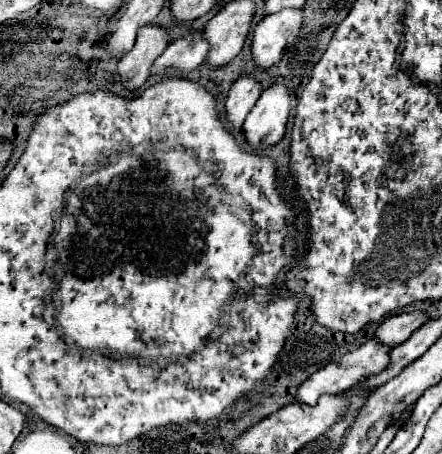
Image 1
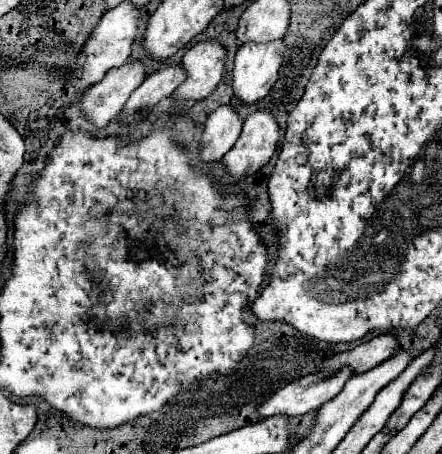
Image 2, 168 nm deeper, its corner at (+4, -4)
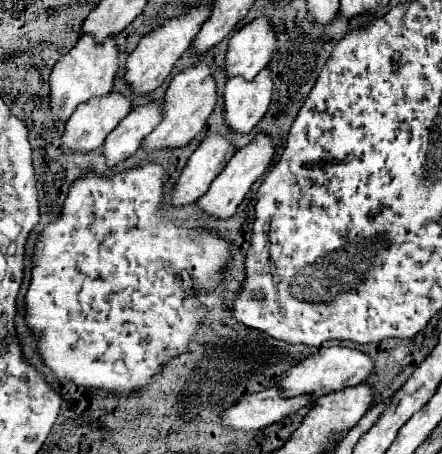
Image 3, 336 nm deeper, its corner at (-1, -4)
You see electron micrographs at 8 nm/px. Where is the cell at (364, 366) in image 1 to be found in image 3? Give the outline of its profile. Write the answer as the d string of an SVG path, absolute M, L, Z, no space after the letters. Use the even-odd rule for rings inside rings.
M271 387L261 393L245 395L237 405L233 405L223 413L221 423L225 427L243 429L243 431L263 429L267 425L283 421L285 417L297 413L303 407L309 407L311 403L313 403L311 395L285 397L283 391Z

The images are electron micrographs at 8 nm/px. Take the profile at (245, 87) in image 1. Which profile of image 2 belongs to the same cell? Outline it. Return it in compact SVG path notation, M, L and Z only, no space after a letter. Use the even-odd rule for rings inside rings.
M218 107L208 115L204 123L204 133L200 139L200 159L202 163L220 161L230 147L236 143L242 129L242 119L232 107Z

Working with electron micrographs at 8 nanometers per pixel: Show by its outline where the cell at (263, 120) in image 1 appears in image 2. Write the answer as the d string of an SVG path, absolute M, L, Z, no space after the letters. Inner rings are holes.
M270 111L252 113L242 127L242 133L234 147L222 157L226 165L228 177L232 181L240 181L244 177L260 171L276 151L278 143L278 123L274 121Z

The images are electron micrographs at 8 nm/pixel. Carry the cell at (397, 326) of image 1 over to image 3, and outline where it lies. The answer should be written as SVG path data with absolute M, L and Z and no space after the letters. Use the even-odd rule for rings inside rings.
M329 347L323 349L307 359L303 359L299 365L291 367L289 371L283 373L283 379L279 383L279 387L283 389L283 393L289 395L303 395L303 393L311 393L315 397L333 393L347 387L353 387L361 381L367 379L367 375L371 375L371 367L375 363L371 363L371 357L359 349L349 349L349 347Z

